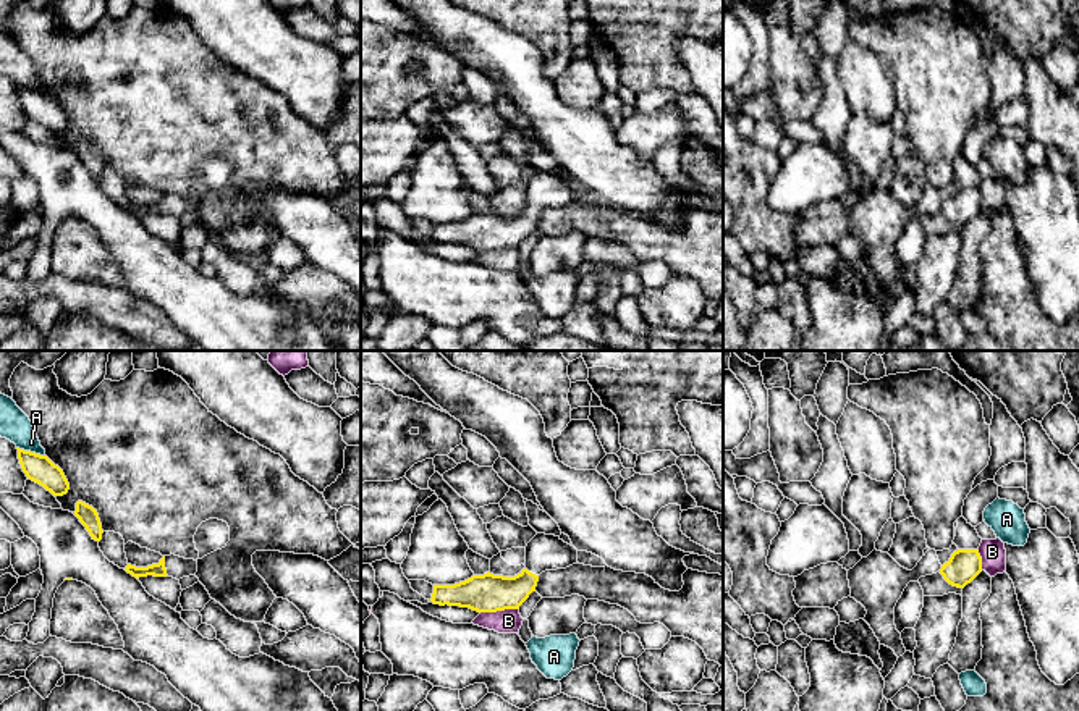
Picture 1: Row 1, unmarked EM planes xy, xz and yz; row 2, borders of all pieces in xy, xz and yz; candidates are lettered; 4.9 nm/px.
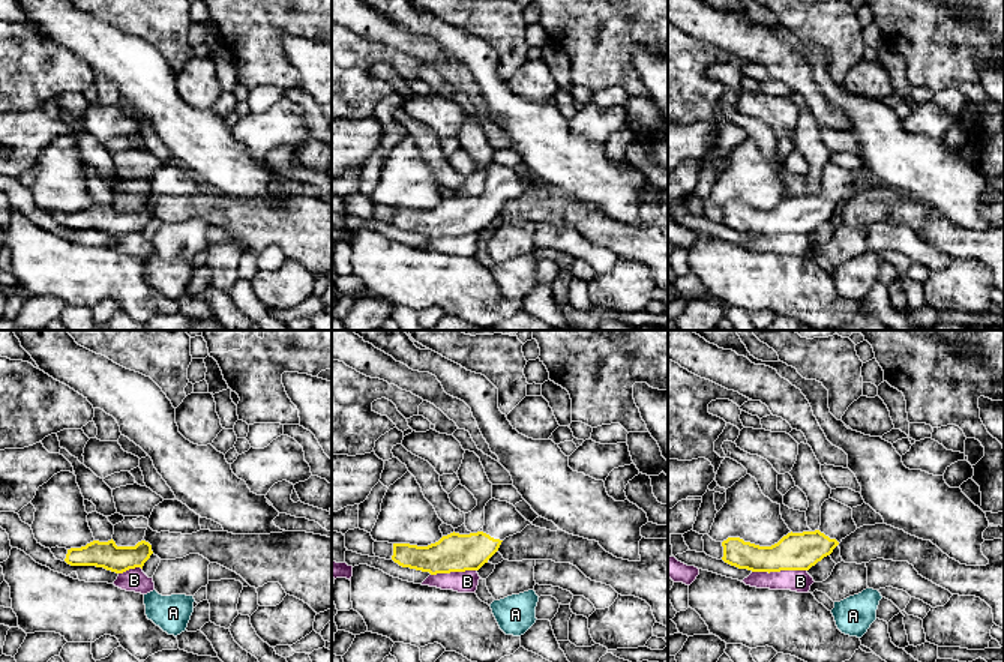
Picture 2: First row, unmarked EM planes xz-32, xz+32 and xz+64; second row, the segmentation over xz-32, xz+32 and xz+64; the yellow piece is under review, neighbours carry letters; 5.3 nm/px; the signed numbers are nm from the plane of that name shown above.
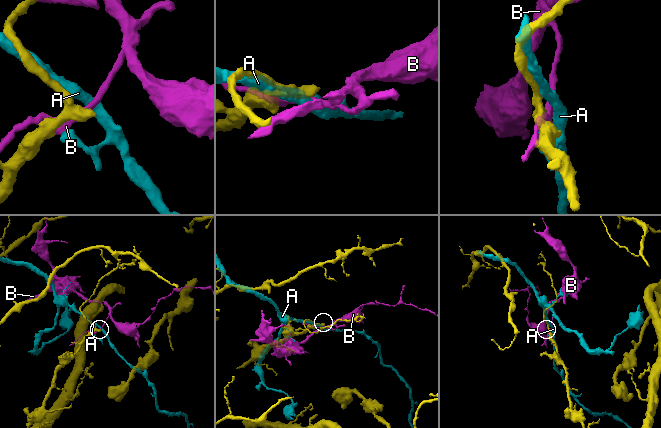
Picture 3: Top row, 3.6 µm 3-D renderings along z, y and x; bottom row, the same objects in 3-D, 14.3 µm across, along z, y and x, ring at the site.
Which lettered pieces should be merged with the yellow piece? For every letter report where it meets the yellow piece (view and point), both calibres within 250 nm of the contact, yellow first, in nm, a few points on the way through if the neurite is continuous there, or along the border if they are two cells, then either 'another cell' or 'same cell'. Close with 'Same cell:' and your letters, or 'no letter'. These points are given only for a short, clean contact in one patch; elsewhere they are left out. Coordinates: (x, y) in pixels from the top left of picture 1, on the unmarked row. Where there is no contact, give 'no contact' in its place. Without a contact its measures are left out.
A: meets yellow in xy at (29, 89); 140 nm thick on the yellow side, 160 nm on the other; another cell
B: meets yellow in xz at (499, 248); 190 nm thick on the yellow side, 120 nm on the other; another cell
Same cell: no letter

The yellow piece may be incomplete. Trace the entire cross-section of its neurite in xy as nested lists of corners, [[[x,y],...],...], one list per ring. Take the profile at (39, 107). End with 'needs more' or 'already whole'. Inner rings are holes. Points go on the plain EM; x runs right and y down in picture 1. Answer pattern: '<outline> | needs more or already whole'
[[[18,87],[18,97],[26,115],[53,134],[63,134],[70,128],[70,121],[63,108],[55,103],[47,94],[40,94],[31,89]]] | already whole

